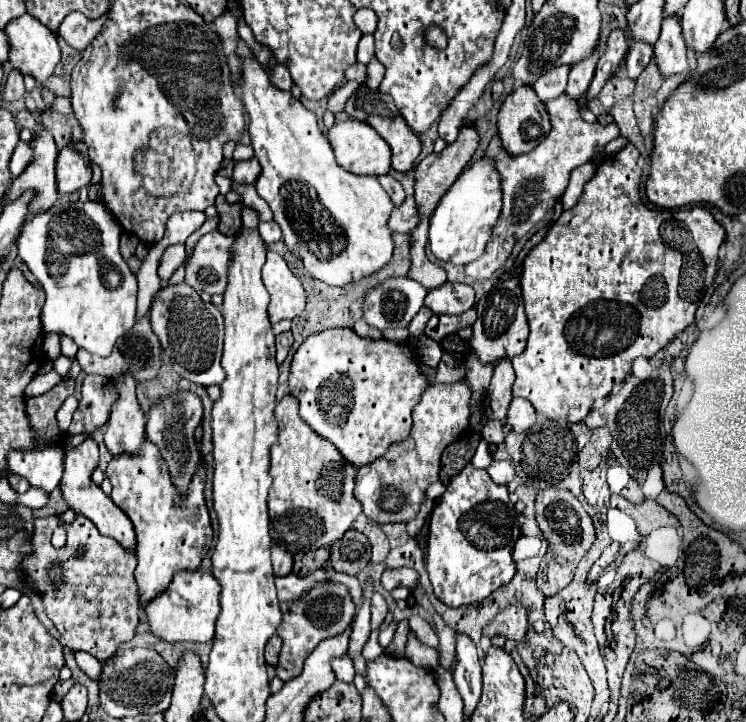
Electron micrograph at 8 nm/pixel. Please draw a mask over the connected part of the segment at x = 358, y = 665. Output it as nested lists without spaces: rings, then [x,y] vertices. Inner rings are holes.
[[[368,580],[368,586],[364,590],[364,604],[358,608],[356,620],[354,620],[354,630],[352,630],[352,642],[350,642],[350,652],[354,660],[354,670],[356,674],[364,674],[366,660],[362,656],[362,648],[370,638],[370,598],[372,598],[372,582]]]

